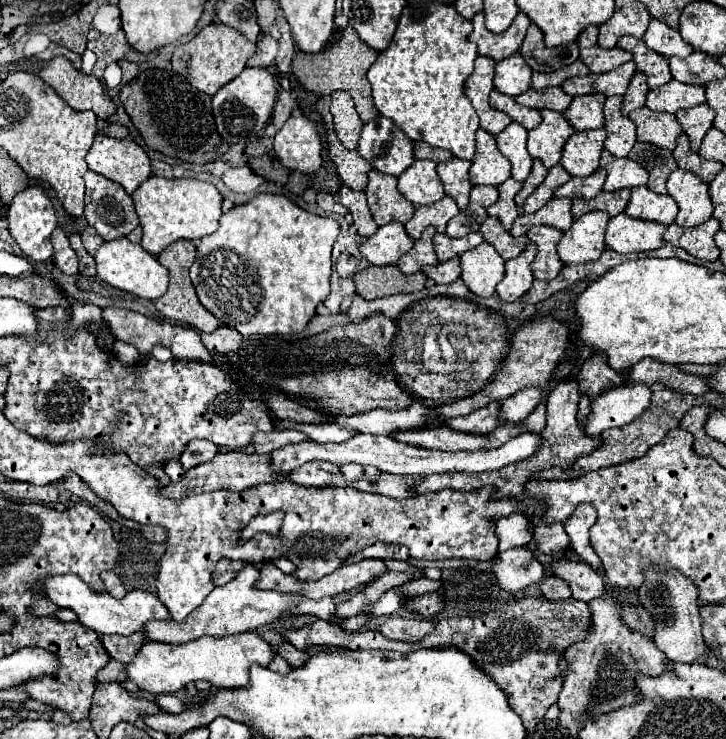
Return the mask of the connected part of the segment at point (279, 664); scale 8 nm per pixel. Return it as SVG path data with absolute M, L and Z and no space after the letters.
M276 656L272 662L270 662L270 670L272 672L276 672L276 674L280 674L280 676L288 676L288 672L292 672L292 666L282 658L282 656Z

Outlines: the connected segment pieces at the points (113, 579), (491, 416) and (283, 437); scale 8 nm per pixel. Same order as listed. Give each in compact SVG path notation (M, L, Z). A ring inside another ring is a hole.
M102 572L102 580L104 580L106 590L116 599L121 599L126 595L127 590L115 572Z
M496 400L496 404L488 404L488 408L470 412L468 416L456 416L448 420L448 426L470 434L490 434L496 426L500 426L500 402Z
M276 430L276 432L270 432L270 434L256 434L254 436L254 448L258 454L270 454L272 450L278 450L282 448L284 444L294 444L294 442L304 442L308 440L308 436L304 436L304 432L300 430Z

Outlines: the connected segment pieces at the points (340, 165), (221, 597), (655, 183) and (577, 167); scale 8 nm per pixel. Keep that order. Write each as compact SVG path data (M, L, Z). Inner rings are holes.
M322 96L316 106L318 106L318 112L322 114L322 118L326 122L328 154L330 154L332 162L336 164L338 176L342 178L342 182L348 188L364 190L366 188L366 180L368 180L368 172L372 170L372 164L368 164L368 160L364 160L358 150L346 150L342 146L342 142L338 140L338 136L334 132L332 114L330 114L330 96Z
M246 564L234 580L230 580L224 586L216 586L206 600L202 602L200 608L196 608L196 612L190 612L190 616L184 622L174 622L174 620L152 620L144 626L146 634L132 634L132 636L102 636L102 644L106 648L106 652L110 654L110 658L116 658L120 662L130 662L136 652L140 650L140 646L148 640L154 642L166 642L166 644L184 644L184 642L192 642L200 636L232 636L232 634L240 634L240 632L248 632L248 630L258 630L264 624L272 624L278 620L284 620L288 616L292 616L290 610L294 610L300 602L306 600L306 596L298 596L298 594L282 594L282 592L274 592L274 590L260 590L256 588L256 578L260 578L260 572L256 566Z
M636 142L628 158L642 164L650 172L650 180L648 180L650 190L654 190L656 194L666 194L666 180L670 172L678 168L670 150L664 150L646 142Z
M584 130L574 132L564 146L562 166L570 172L570 176L588 176L600 166L600 152L604 148L606 130Z

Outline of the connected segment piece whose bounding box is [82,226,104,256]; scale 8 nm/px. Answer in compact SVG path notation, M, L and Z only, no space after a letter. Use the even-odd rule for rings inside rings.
M90 226L82 232L82 244L84 244L84 248L94 256L96 254L96 250L100 248L100 244L102 244L104 240L98 236L98 232L96 230L92 230Z

